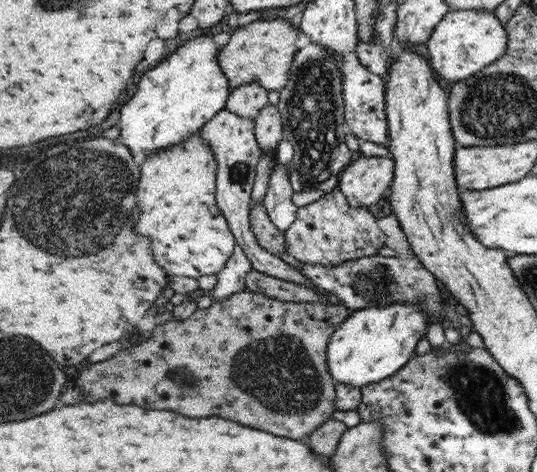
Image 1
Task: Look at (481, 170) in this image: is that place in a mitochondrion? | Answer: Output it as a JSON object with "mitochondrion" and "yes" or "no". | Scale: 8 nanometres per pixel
{"mitochondrion":"no"}

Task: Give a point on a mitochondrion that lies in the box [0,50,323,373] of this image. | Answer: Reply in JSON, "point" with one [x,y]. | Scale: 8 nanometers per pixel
{"point":[56,227]}

